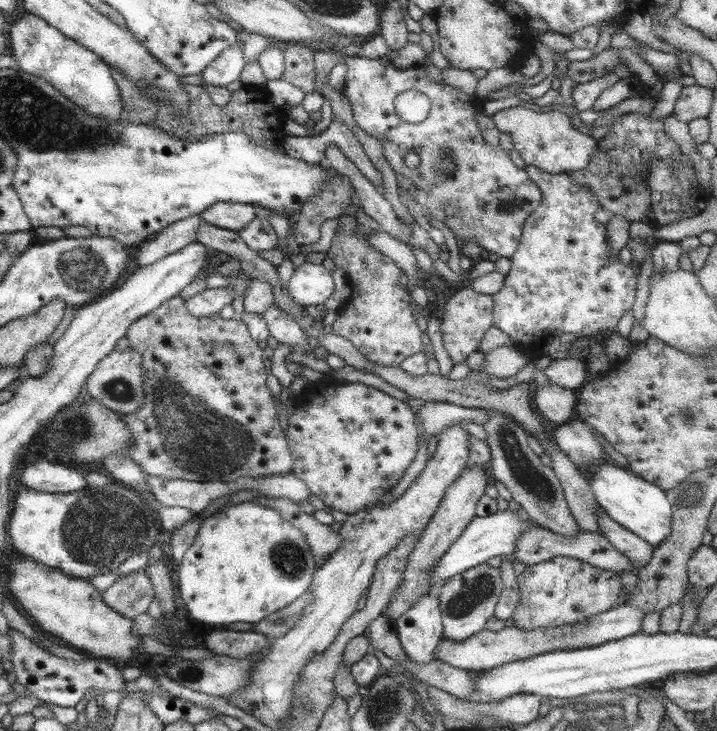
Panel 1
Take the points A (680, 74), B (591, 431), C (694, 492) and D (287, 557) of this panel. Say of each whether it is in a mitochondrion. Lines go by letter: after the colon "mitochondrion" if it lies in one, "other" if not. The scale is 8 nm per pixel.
A: other
B: other
C: mitochondrion
D: mitochondrion

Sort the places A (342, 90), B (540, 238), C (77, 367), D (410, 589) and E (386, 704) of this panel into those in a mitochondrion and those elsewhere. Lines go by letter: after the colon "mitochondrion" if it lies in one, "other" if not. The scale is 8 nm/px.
A: other
B: other
C: other
D: other
E: mitochondrion

